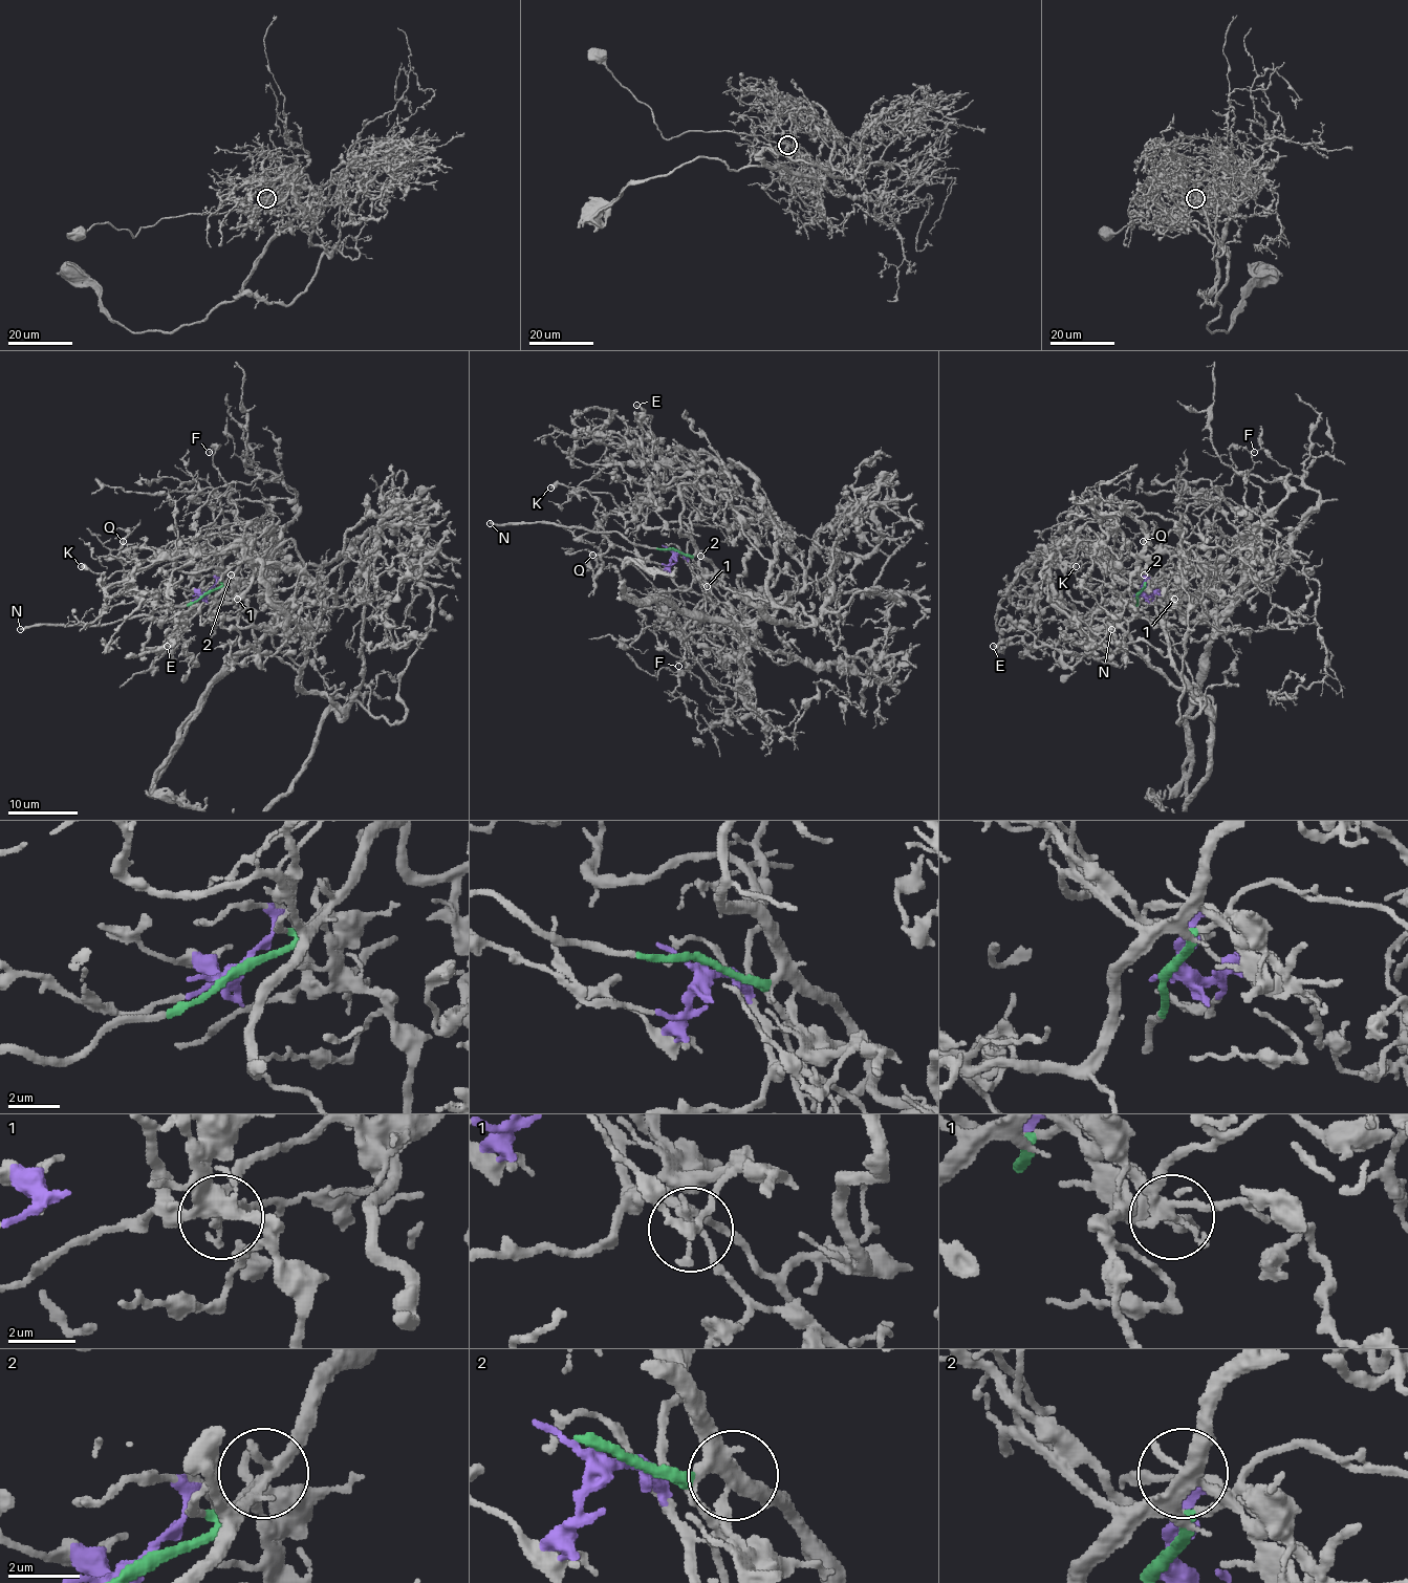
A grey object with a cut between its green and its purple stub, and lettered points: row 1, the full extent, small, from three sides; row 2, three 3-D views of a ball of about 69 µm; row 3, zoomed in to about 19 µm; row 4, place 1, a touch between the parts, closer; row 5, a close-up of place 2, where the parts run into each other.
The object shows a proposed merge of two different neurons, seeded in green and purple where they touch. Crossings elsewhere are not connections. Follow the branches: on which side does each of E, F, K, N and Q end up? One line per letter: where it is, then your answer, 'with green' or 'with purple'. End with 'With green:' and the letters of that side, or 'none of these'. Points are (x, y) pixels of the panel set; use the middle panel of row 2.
E: (636, 405) | with purple
F: (678, 666) | with green
K: (550, 488) | with green
N: (490, 523) | with green
Q: (592, 555) | with purple
With green: F, K, N

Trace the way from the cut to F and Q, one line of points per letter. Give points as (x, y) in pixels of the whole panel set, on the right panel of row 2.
F: (1139, 592), (1150, 557), (1184, 518), (1186, 510), (1206, 491), (1231, 483), (1236, 470), (1231, 447), (1255, 452)
Q: (1141, 592), (1152, 598), (1149, 605), (1135, 594), (1147, 594), (1166, 582), (1166, 576), (1142, 541)

